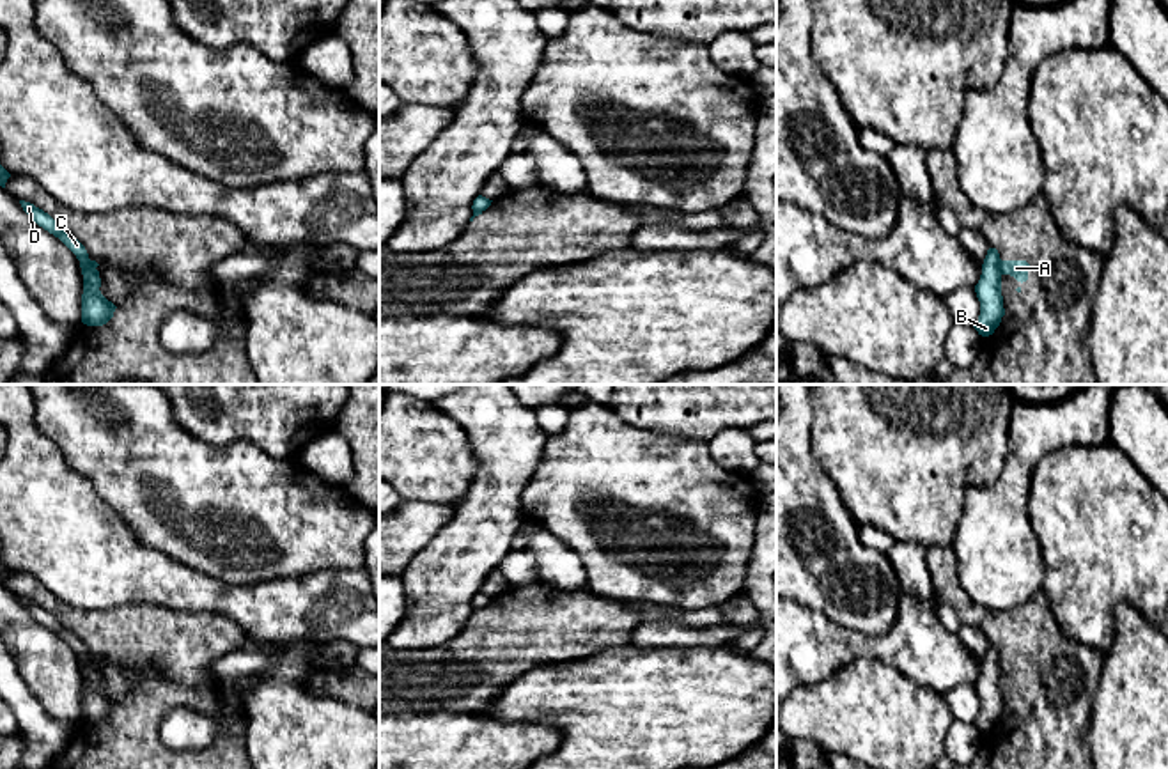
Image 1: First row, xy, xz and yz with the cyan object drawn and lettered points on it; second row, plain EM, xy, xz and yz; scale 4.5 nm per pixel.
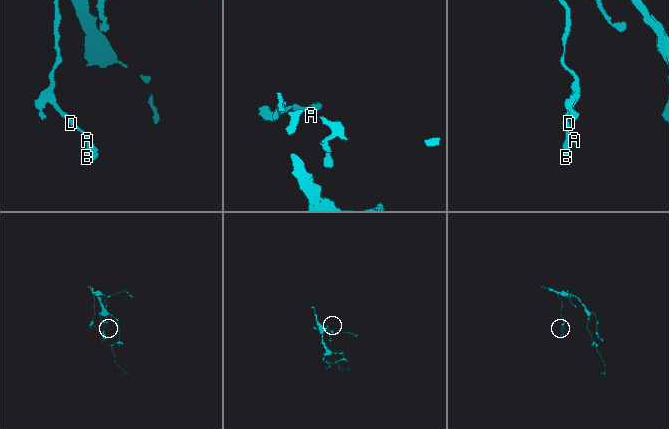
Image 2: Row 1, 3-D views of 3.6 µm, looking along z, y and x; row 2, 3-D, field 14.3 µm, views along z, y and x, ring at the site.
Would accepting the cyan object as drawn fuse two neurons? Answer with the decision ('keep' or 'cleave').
cleave

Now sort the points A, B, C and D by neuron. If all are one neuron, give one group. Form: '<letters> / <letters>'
A / B C D

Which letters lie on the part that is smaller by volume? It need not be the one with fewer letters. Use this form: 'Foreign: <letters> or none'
Foreign: A

